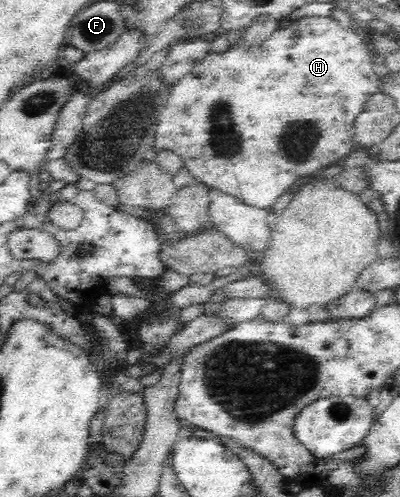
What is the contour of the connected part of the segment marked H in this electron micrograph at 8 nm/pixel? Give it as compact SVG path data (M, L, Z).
M331 16L331 17L302 17L302 19L297 19L297 20L296 20L296 21L293 21L293 22L291 22L291 21L288 21L288 22L285 22L285 23L282 23L282 24L281 24L281 26L280 26L280 27L279 27L279 28L278 28L278 29L277 29L277 30L276 30L276 31L275 31L275 32L274 32L274 33L273 33L273 34L272 34L272 35L271 35L271 36L270 36L270 37L269 37L269 38L268 38L268 39L266 39L266 40L265 40L265 41L262 41L262 43L260 43L260 45L245 45L245 44L244 44L244 41L242 41L242 36L241 36L241 41L240 41L240 42L239 42L239 43L236 43L236 45L231 45L231 46L230 46L230 47L228 47L228 49L226 49L226 51L224 51L224 53L211 53L211 54L208 54L208 55L206 55L206 57L204 57L204 59L201 59L201 60L200 60L200 61L199 61L199 62L196 62L196 63L195 63L195 65L194 65L194 66L193 66L193 68L192 68L192 71L191 71L191 72L190 72L190 73L187 73L187 74L186 74L186 75L183 75L183 76L182 76L182 77L181 77L181 78L180 78L180 79L179 79L179 80L178 80L178 81L177 81L177 83L176 83L176 84L174 84L174 87L172 87L172 93L170 93L170 97L168 97L168 103L167 103L167 106L166 106L166 107L164 107L164 109L162 109L162 113L160 113L160 115L159 115L159 121L158 121L158 127L156 127L156 139L155 139L155 143L154 143L154 147L152 147L152 150L151 150L151 152L150 152L150 154L149 154L149 155L148 155L148 158L153 158L153 157L154 157L154 155L155 155L155 151L156 151L156 150L159 150L159 149L168 149L168 150L170 150L170 151L173 151L173 152L174 152L174 153L177 153L177 154L178 154L178 155L180 155L180 157L181 157L181 158L182 158L182 161L183 161L183 162L184 162L184 166L185 166L185 167L186 167L186 168L188 168L188 170L189 170L189 171L190 171L190 174L191 174L191 175L192 175L192 176L194 176L194 177L195 177L195 180L196 180L196 181L200 181L200 182L202 182L202 183L203 183L203 184L206 184L206 185L207 185L207 186L210 186L210 187L211 187L211 188L213 188L213 189L215 189L215 190L216 190L216 191L217 191L217 192L220 192L220 193L224 193L224 195L229 195L229 196L232 196L232 197L237 197L237 198L238 198L238 199L239 199L239 200L240 200L240 201L243 201L243 202L244 202L244 203L245 203L245 204L248 204L248 205L253 205L253 206L254 206L254 207L257 207L257 208L260 208L260 209L269 209L269 210L270 210L270 207L271 207L271 206L272 206L272 205L273 205L273 204L274 204L274 203L275 203L275 201L276 201L276 199L278 199L278 197L280 197L280 195L282 195L282 194L283 194L283 193L286 193L286 192L287 192L287 191L289 191L289 189L290 189L290 186L291 186L291 185L294 185L294 183L296 183L296 181L298 181L298 179L300 179L300 178L301 178L301 177L304 177L304 176L307 176L307 175L309 175L309 174L310 174L310 175L316 175L316 173L318 173L318 171L319 171L319 170L321 170L321 169L323 169L323 168L326 168L326 167L327 167L327 166L332 166L332 165L334 165L334 164L337 164L337 163L338 163L338 162L340 162L340 161L343 161L343 160L344 160L344 159L345 159L345 158L346 158L346 157L347 157L347 156L348 156L348 155L351 155L351 153L352 153L352 151L354 151L354 149L356 149L356 148L355 148L355 143L354 143L354 141L353 141L353 133L354 133L354 131L353 131L353 127L354 127L354 125L352 125L352 123L354 123L354 121L355 121L355 119L356 119L356 116L357 116L357 115L358 115L358 114L359 114L359 113L360 113L360 112L361 112L361 111L362 111L362 110L363 110L363 105L364 105L364 102L365 102L365 101L366 101L366 100L367 100L367 99L368 99L368 98L369 98L369 97L370 97L370 96L371 96L371 95L374 95L374 93L376 93L376 92L377 92L377 91L380 91L380 77L379 77L379 76L378 76L378 75L377 75L377 74L376 74L376 73L375 73L375 72L374 72L374 62L372 62L372 59L373 59L373 58L374 58L374 55L375 55L375 53L374 53L374 52L373 52L373 50L372 50L372 48L371 48L371 46L370 46L370 43L369 43L369 41L368 41L368 39L367 39L367 38L365 38L365 37L364 37L364 36L363 36L363 35L361 35L361 34L358 34L358 33L357 33L357 32L358 32L358 30L357 30L357 27L355 27L355 26L351 26L351 27L349 27L349 28L342 28L342 27L340 27L340 25L338 25L338 23L336 23L336 20L334 20L334 19L333 19L333 16Z

